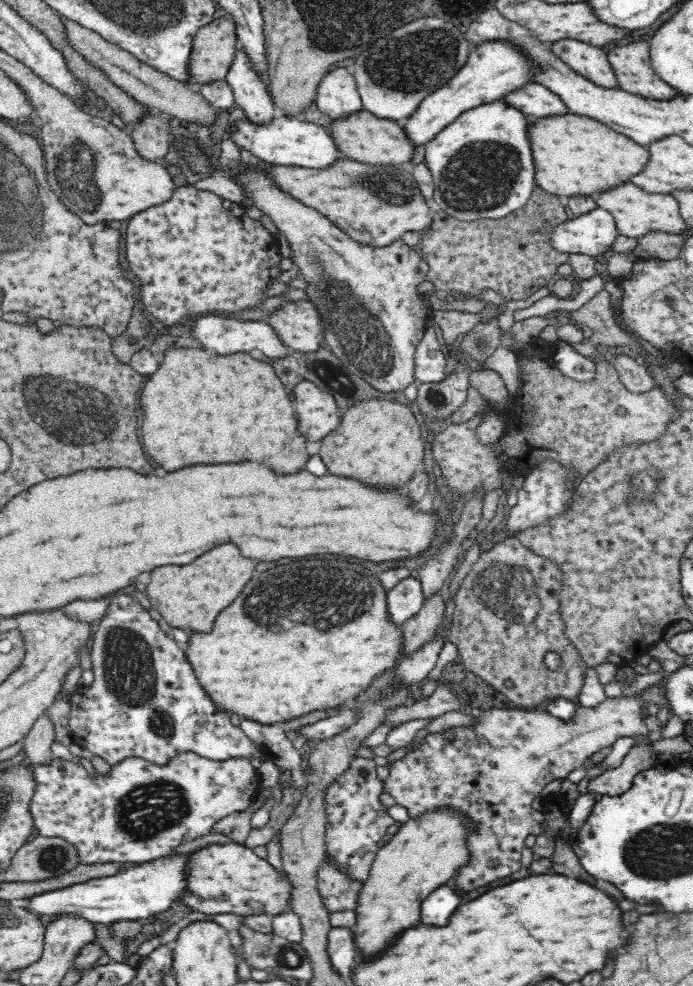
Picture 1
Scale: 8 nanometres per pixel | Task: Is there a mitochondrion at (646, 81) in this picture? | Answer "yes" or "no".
no

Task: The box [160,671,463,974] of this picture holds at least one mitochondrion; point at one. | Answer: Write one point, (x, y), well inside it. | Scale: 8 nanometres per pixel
(290, 957)

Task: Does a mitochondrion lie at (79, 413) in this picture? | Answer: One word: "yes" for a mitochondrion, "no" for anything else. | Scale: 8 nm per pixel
yes

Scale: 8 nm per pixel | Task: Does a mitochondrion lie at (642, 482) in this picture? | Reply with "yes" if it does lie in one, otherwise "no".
yes

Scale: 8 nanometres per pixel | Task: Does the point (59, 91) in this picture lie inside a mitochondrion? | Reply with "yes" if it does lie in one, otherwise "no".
no

